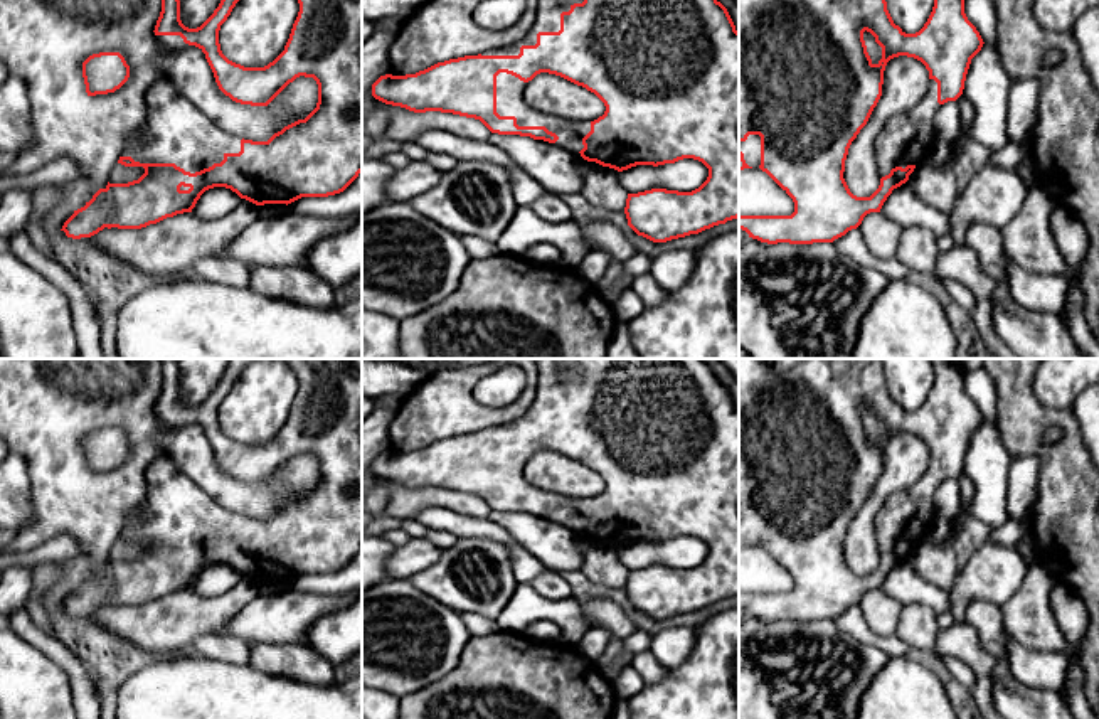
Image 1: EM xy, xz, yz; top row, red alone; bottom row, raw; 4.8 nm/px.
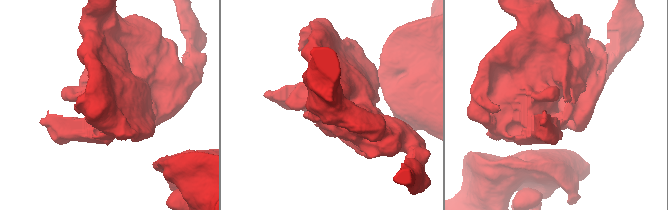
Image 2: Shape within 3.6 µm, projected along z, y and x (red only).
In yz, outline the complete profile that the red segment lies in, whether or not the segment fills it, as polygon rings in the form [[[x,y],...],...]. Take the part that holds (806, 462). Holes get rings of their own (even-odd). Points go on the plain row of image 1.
[[[739,359],[739,547],[761,546],[794,579],[791,593],[739,593],[739,606],[749,615],[767,621],[833,620],[857,606],[867,591],[880,589],[892,567],[909,557],[936,519],[939,485],[963,471],[971,436],[985,421],[964,391],[964,372],[958,362],[931,359],[931,365],[934,384],[927,399],[919,409],[905,411],[887,387],[882,359]],[[865,407],[882,424],[877,441],[867,429]],[[899,433],[921,438],[929,448],[929,461],[914,485],[885,498],[873,520],[880,562],[870,574],[857,574],[843,556],[848,525],[882,473],[887,439]]]

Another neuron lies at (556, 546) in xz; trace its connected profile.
[[[491,510],[490,520],[507,529],[530,556],[549,569],[557,573],[581,569],[582,552],[572,529],[520,512]]]

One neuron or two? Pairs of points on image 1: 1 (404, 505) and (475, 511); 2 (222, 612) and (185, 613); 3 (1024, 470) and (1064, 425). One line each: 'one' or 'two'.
1: one
2: one
3: two

